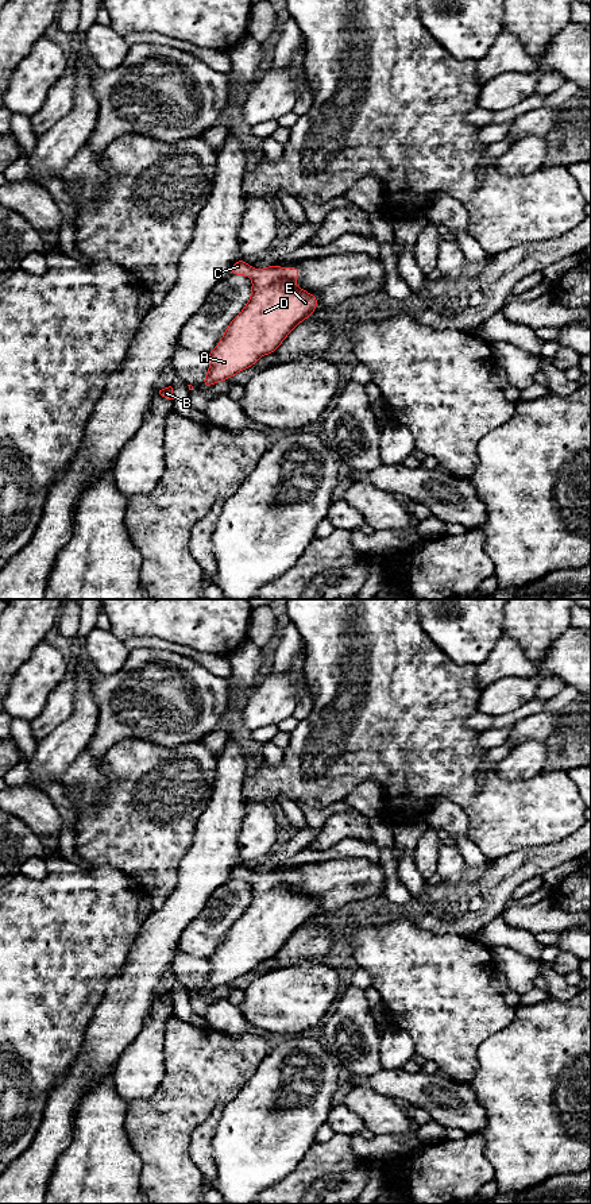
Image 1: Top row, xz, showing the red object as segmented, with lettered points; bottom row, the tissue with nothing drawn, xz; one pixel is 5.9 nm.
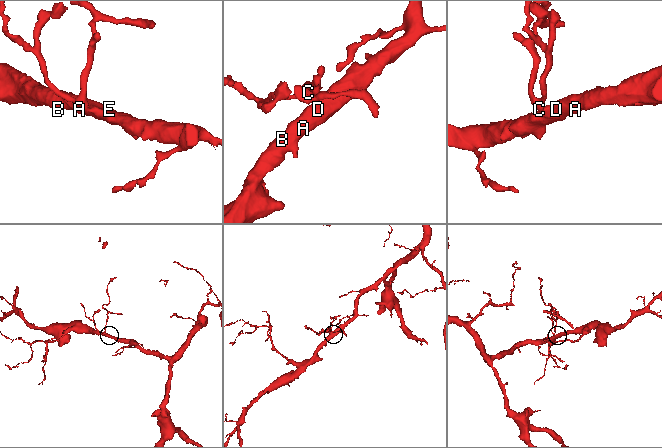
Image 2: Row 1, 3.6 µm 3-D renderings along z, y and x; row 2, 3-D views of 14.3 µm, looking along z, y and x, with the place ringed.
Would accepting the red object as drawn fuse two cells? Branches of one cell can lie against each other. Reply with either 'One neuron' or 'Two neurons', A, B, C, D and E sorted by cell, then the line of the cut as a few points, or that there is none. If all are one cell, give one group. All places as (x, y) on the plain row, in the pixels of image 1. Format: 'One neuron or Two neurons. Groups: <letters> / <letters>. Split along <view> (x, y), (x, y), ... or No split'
One neuron. Groups: A B C D E. No split

